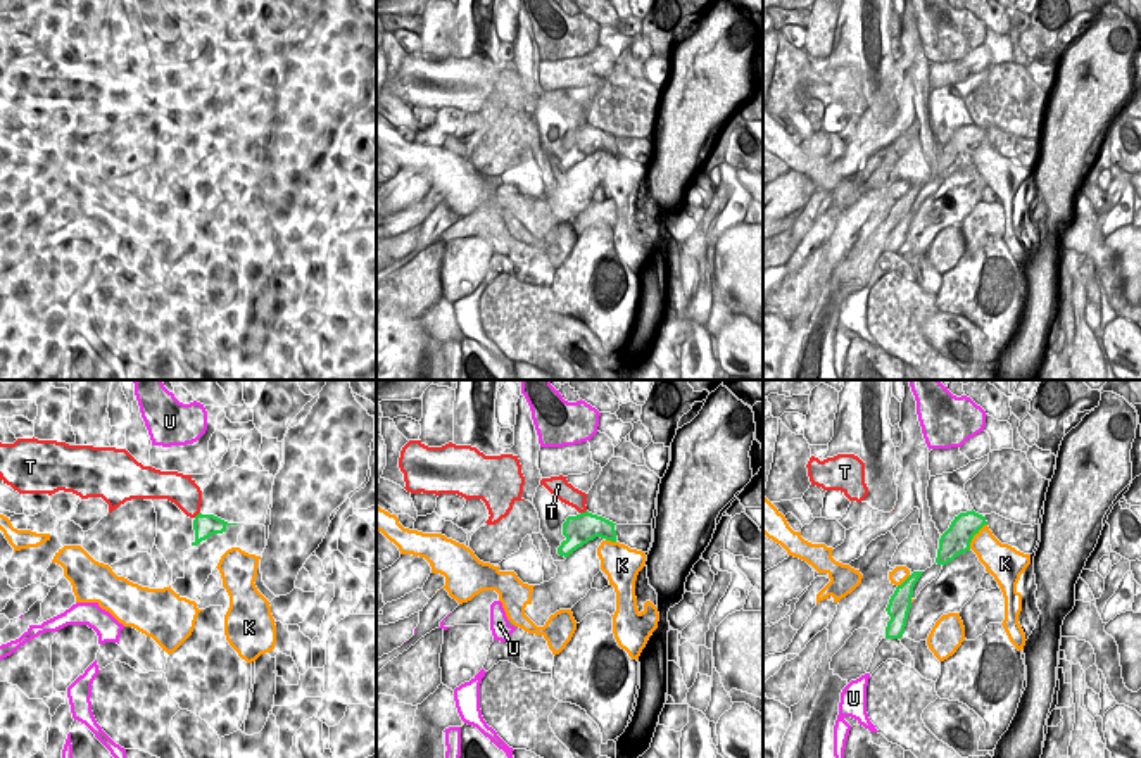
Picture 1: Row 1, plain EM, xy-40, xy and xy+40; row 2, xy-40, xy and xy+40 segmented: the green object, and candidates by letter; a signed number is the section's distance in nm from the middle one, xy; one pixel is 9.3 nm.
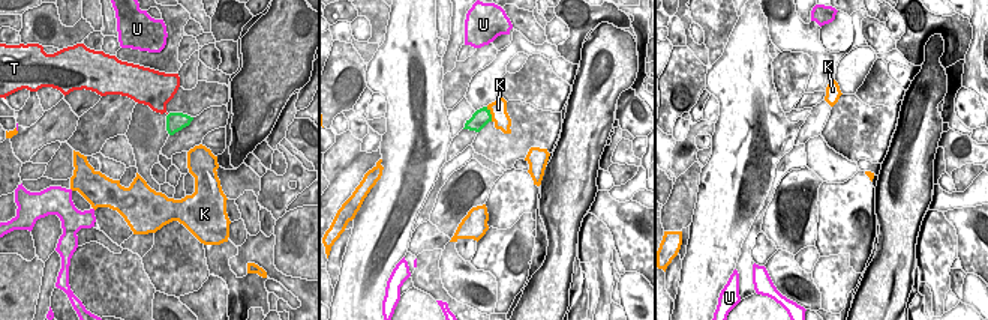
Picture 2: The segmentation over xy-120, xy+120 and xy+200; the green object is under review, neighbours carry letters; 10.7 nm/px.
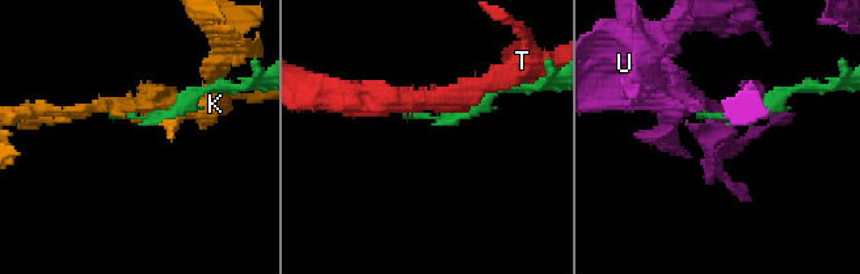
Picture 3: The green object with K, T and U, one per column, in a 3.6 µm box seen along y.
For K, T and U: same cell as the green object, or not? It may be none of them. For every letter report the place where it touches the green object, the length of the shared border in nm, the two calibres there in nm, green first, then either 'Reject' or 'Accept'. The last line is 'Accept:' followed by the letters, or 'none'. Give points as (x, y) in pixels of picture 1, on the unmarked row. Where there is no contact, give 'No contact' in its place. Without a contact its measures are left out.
K: Touches green at xy+40 (974, 147). Shared border 300 nm. Thickness 280 nm (green) against 280 nm. Reject
T: Touches green at xy (582, 126). Shared border 70 nm. Thickness 280 nm (green) against 180 nm. Reject
U: Touches green at xy (510, 237). Shared border 60 nm. Thickness 30 nm (green) against 190 nm. Reject
Accept: none.

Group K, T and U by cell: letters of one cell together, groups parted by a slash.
K / T / U

